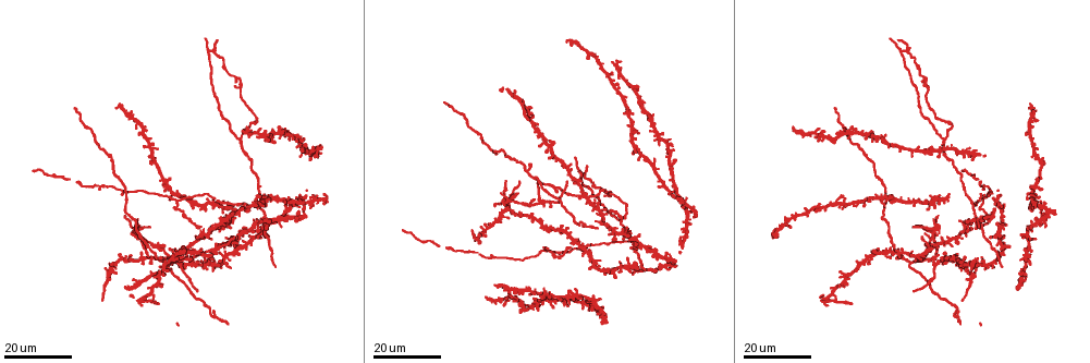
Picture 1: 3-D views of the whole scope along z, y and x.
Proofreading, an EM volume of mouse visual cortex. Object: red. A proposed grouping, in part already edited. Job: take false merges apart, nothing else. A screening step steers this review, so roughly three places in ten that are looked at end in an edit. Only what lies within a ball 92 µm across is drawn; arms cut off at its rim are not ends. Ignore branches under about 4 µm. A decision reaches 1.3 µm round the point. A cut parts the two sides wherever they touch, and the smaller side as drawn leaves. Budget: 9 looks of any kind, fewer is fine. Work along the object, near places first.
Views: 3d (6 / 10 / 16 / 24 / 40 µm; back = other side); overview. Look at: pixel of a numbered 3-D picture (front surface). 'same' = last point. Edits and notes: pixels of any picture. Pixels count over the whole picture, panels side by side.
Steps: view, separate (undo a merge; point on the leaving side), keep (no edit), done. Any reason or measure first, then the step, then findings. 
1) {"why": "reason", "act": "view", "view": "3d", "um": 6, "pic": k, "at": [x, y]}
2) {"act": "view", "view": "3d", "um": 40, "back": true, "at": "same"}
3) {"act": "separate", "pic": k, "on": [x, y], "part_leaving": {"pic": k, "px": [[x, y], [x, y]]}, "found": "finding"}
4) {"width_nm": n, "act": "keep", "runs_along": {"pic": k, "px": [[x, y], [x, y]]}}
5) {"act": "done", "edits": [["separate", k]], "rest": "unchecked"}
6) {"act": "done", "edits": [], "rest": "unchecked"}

{"why": "branch point", "act": "view", "view": "3d", "um": 16, "pic": 1, "at": [972, 206]}

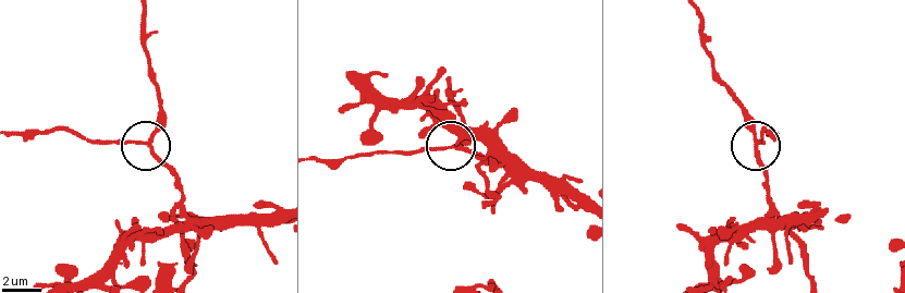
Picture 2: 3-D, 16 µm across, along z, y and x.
{"act": "view", "view": "3d", "um": 6, "pic": 2, "at": [139, 145]}

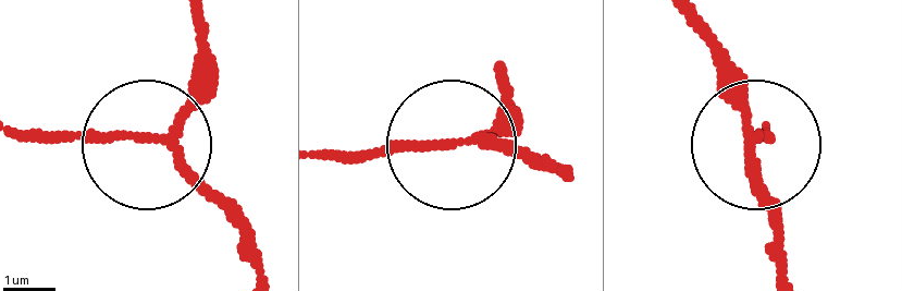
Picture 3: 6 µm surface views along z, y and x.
{"arms": 3, "act": "keep", "runs_along": {"pic": 3, "px": [[261, 268], [244, 229], [161, 138], [200, 51]]}, "found": "one neuron here"}

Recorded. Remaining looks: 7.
{"why": "branch point", "act": "view", "view": "3d", "um": 24, "pic": 1, "at": [944, 136]}

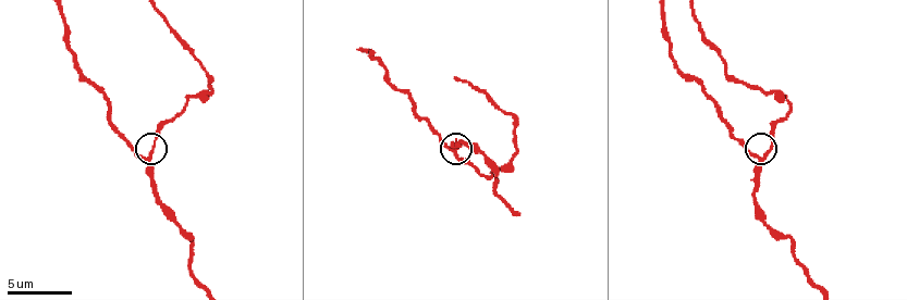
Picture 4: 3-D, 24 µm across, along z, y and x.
{"act": "view", "view": "3d", "um": 6, "pic": 4, "at": [455, 151]}

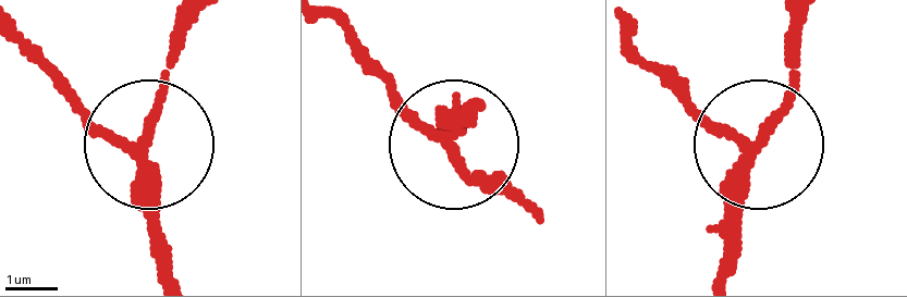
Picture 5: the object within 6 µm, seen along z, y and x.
{"why": "from behind", "act": "view", "view": "3d", "um": 6, "back": true, "pic": 5, "at": [756, 143]}

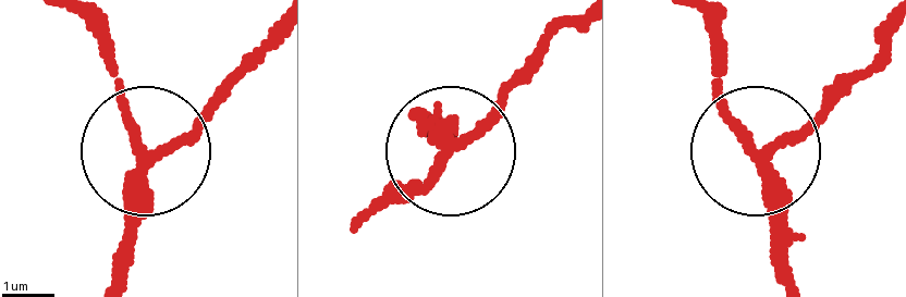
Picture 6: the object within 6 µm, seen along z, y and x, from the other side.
{"arms": 3, "act": "keep", "runs_along": {"pic": 6, "px": [[790, 280], [763, 153], [842, 88]]}, "found": "continuous, no second neuron"}

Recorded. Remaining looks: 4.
{"why": "a fork", "act": "view", "view": "3d", "um": 24, "pic": 1, "at": [175, 201]}

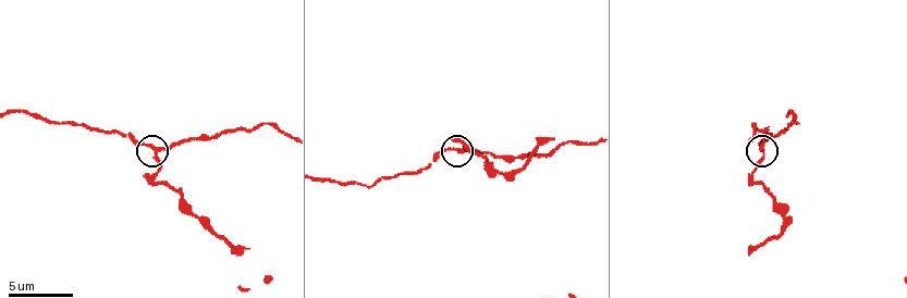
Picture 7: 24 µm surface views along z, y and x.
{"act": "view", "view": "3d", "um": 10, "pic": 7, "at": [460, 153]}

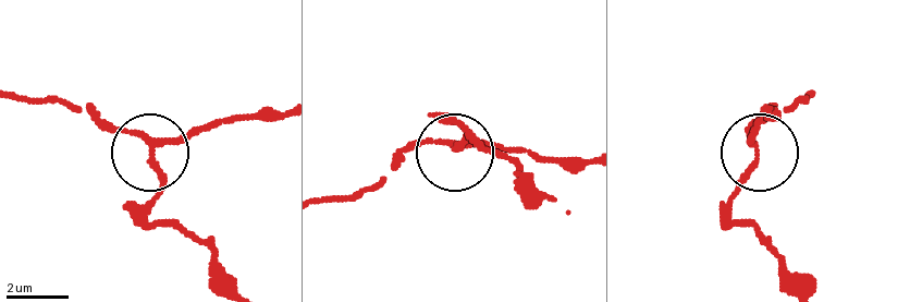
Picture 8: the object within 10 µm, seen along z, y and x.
{"why": "closer look", "act": "view", "view": "3d", "um": 6, "pic": 8, "at": [152, 148]}

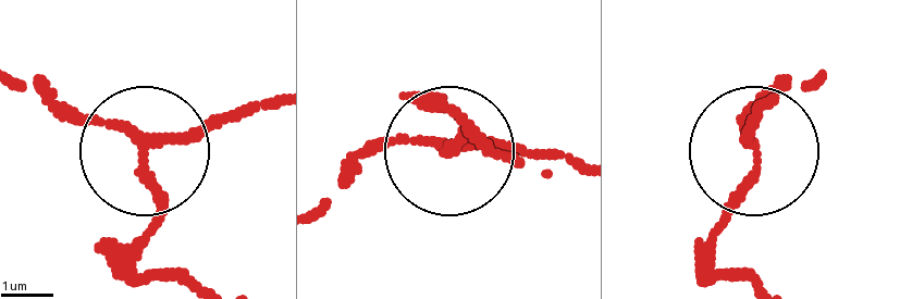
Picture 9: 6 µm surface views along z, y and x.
{"arms": 3, "act": "separate", "pic": 9, "on": [153, 225], "found": "a second neuron is stuck on"}

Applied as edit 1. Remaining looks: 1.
{"act": "done", "edits": [["separate", 9]], "rest": "unchecked"}

